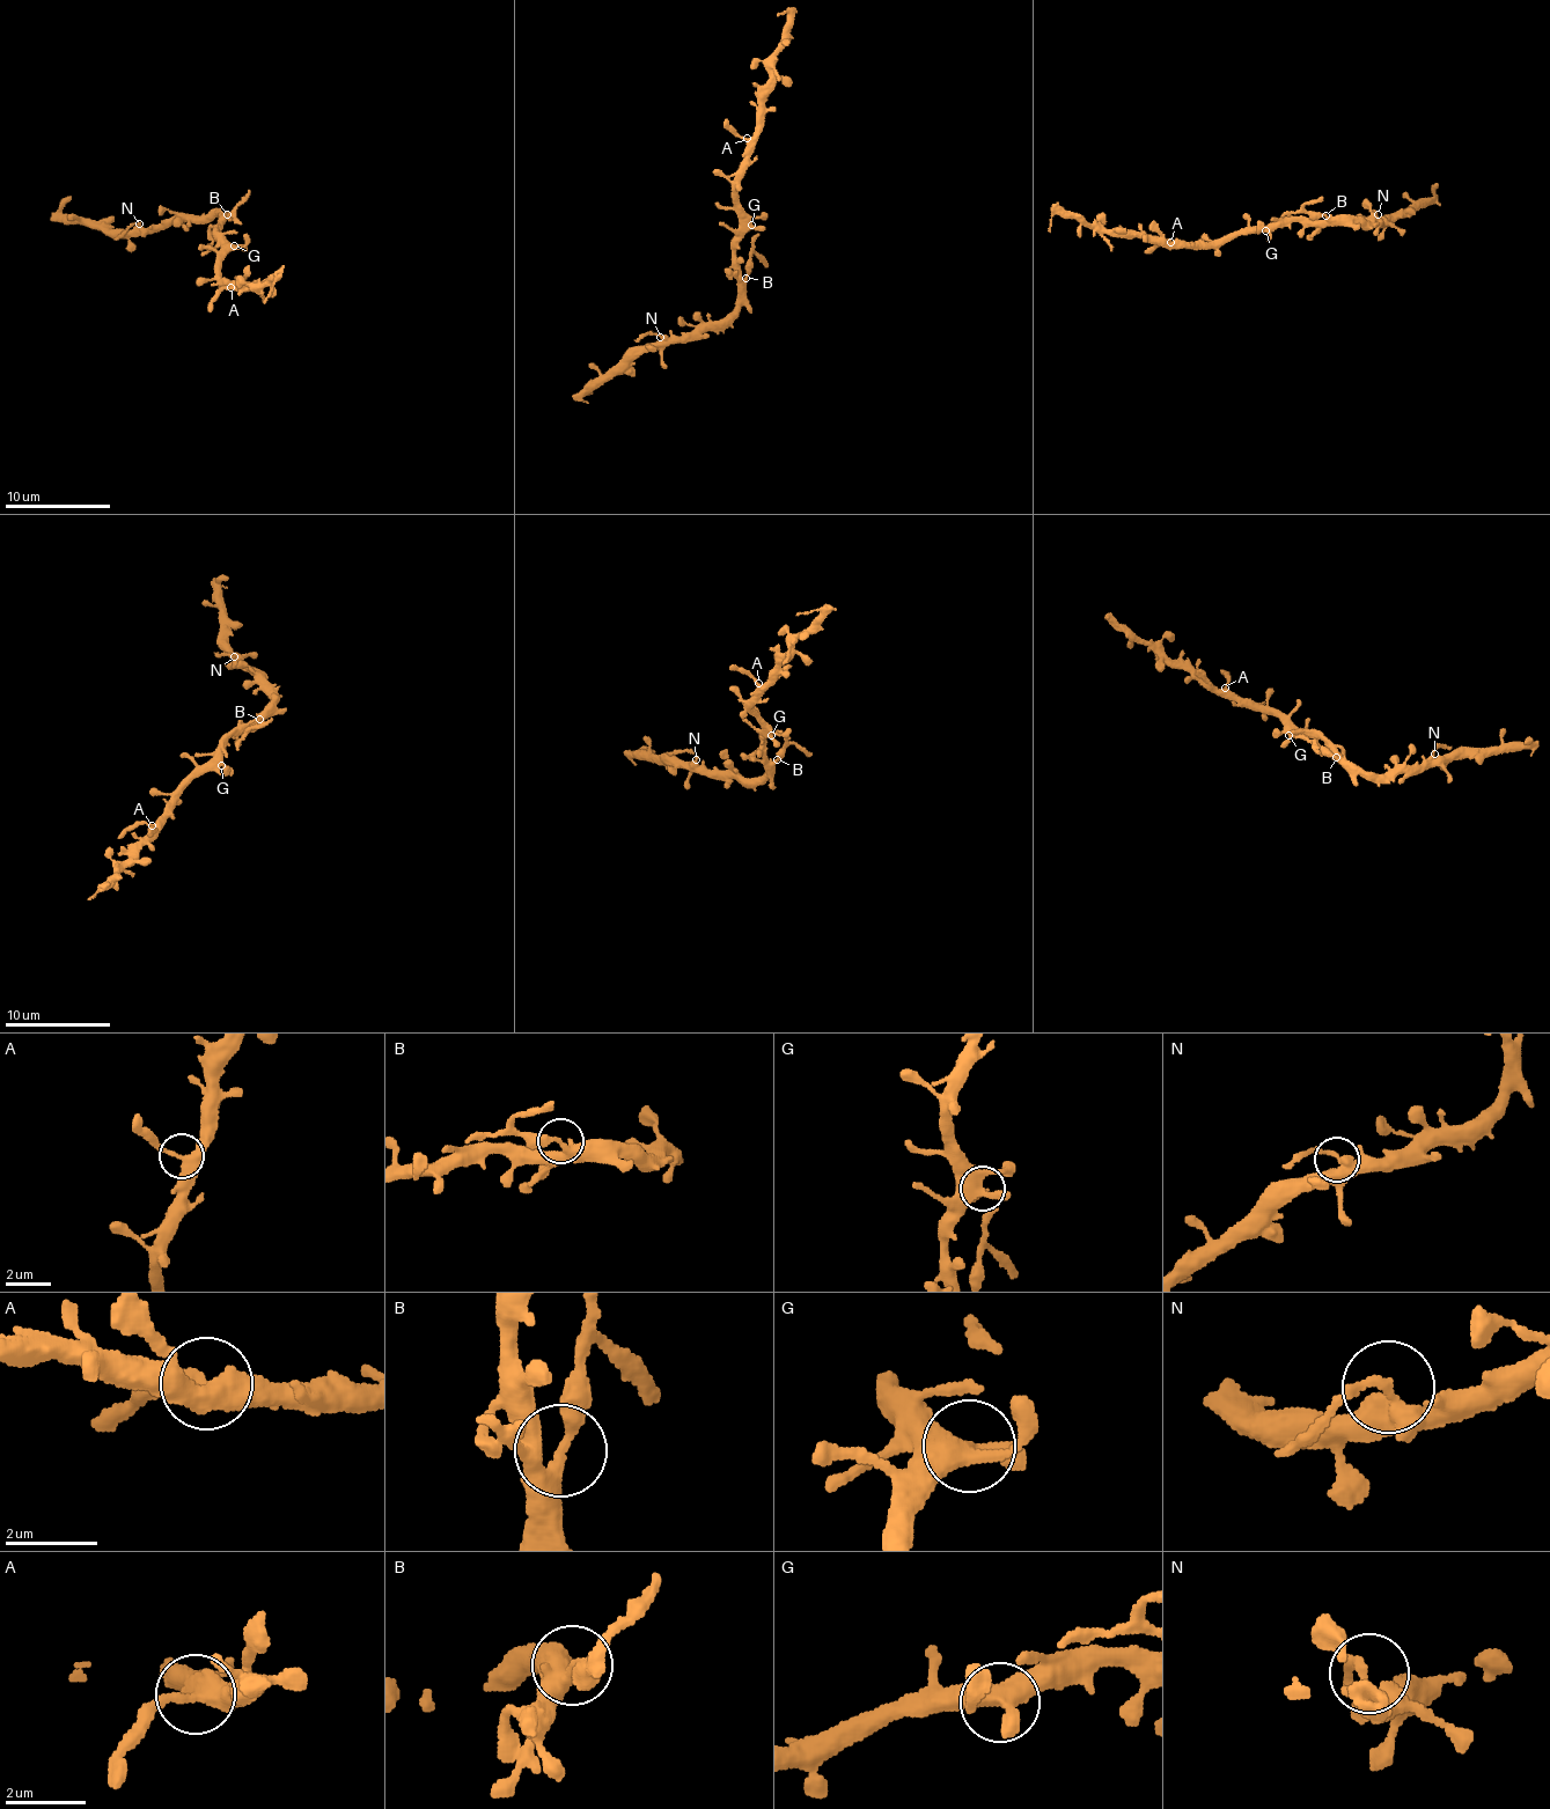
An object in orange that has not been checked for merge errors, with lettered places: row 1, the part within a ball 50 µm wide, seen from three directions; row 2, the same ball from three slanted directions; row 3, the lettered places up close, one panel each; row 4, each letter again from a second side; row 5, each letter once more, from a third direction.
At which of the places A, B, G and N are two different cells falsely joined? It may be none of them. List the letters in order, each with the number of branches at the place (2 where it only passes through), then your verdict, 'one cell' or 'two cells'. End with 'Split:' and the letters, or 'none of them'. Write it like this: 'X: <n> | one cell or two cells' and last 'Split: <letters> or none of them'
A: 3 | one cell
B: 2 | two cells
G: 3 | one cell
N: 2 | one cell
Split: B

